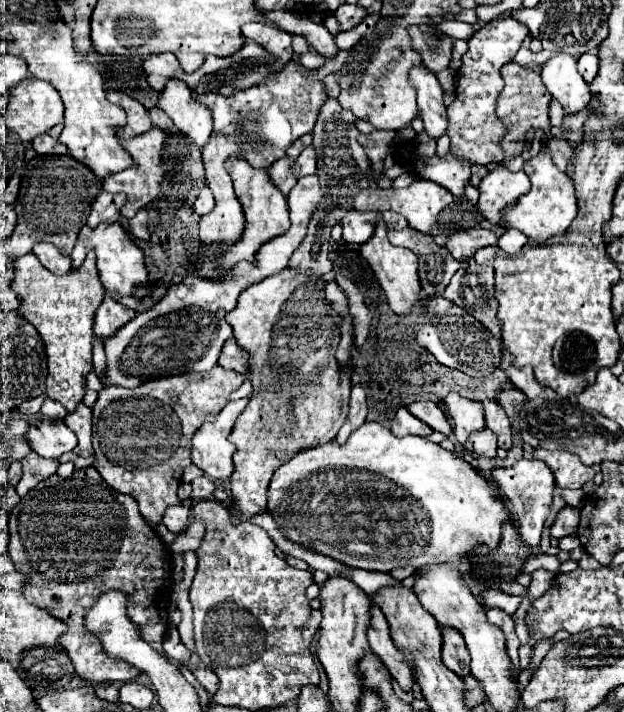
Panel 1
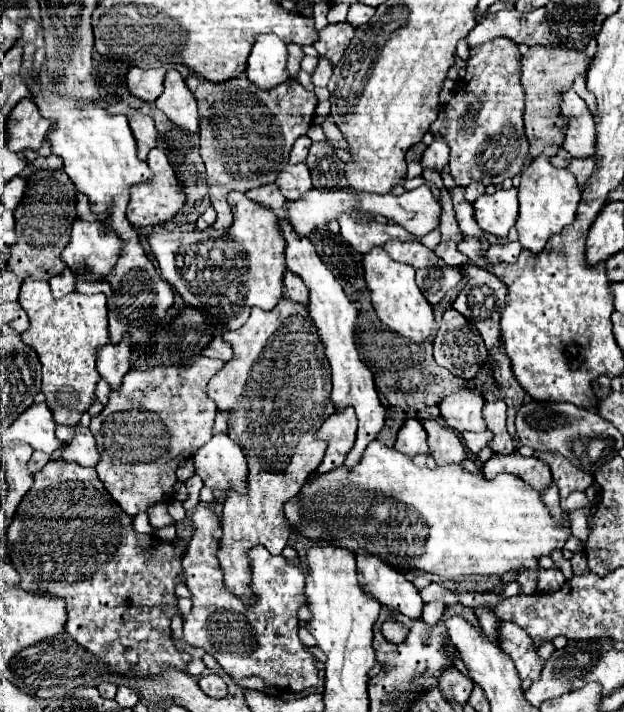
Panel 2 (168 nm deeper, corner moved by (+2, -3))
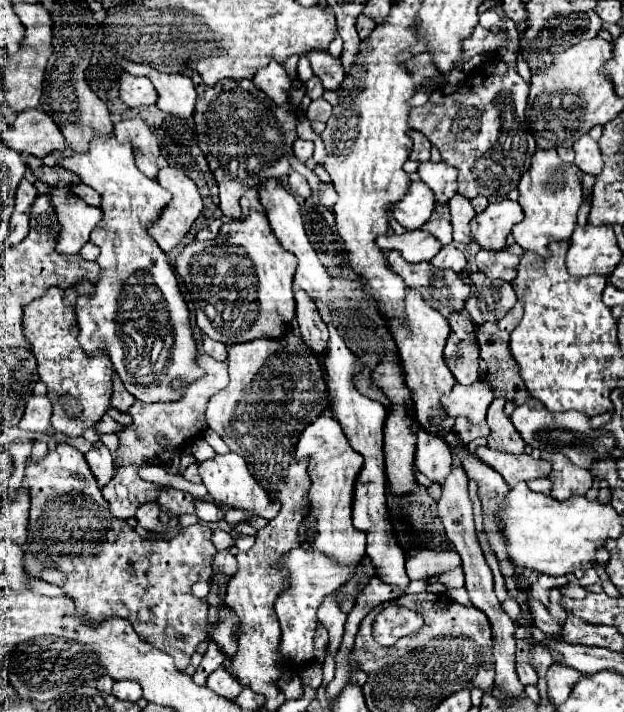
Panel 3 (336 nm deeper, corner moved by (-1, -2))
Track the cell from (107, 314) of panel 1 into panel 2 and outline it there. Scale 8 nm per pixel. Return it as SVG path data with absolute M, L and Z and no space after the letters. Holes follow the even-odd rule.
M124 338L122 344L106 344L98 350L98 372L110 384L110 390L122 386L124 374L130 370L130 342Z

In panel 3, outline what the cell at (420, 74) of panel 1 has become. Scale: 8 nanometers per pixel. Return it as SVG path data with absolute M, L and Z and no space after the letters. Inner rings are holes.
M421 161L417 169L423 183L427 183L437 203L447 203L457 193L457 169L445 161Z

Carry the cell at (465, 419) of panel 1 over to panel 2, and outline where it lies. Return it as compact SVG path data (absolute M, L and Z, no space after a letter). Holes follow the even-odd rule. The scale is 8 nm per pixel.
M462 388L450 396L446 396L440 404L442 418L446 426L454 432L482 432L486 430L482 418L484 398L480 392L472 388Z

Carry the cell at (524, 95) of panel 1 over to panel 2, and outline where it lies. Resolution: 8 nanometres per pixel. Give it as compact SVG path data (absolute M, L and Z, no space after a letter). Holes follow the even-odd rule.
M534 46L522 56L522 86L526 90L526 110L524 110L524 122L526 122L526 136L530 142L530 156L538 158L540 154L554 156L564 140L566 120L560 112L562 104L562 92L574 84L576 76L586 74L590 68L586 52L580 50L558 50L558 48L546 48L546 46Z

